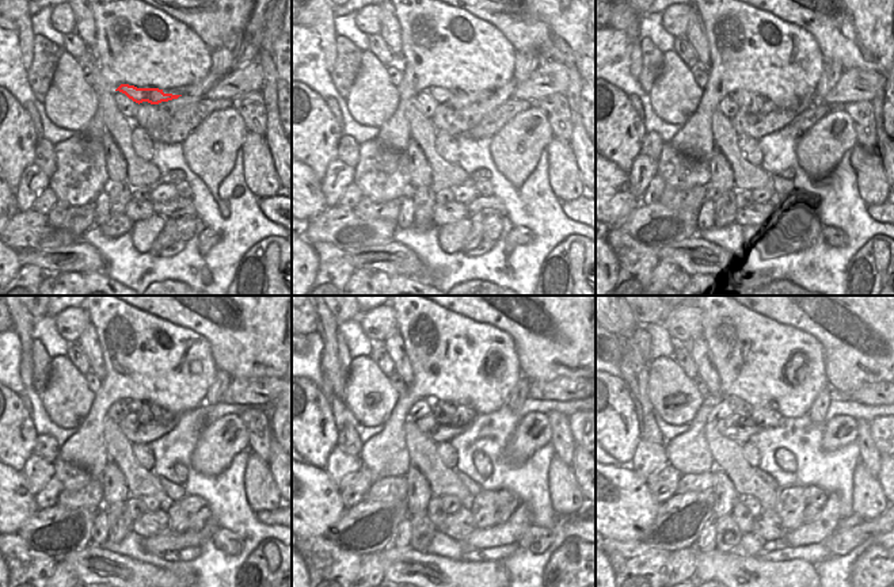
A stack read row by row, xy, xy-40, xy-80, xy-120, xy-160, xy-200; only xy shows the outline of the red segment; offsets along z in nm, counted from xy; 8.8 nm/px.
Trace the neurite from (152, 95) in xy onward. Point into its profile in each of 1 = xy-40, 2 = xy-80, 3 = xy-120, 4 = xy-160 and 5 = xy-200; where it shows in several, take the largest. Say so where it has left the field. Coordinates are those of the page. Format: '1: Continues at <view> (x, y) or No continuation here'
1: Continues at xy-40 (457, 99)
2: Continues at xy-80 (757, 105)
3: Continues at xy-120 (145, 412)
4: Continues at xy-160 (448, 414)
5: Continues at xy-200 (764, 418).

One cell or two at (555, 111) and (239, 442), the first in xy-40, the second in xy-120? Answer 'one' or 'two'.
two

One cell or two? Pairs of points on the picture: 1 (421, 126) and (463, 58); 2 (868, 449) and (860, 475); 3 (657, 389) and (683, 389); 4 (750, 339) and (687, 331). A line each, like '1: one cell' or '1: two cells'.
1: two cells
2: two cells
3: one cell
4: two cells

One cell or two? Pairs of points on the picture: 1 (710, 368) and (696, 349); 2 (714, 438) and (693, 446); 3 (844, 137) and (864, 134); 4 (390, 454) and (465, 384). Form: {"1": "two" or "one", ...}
{"1": "one", "2": "two", "3": "two", "4": "one"}

